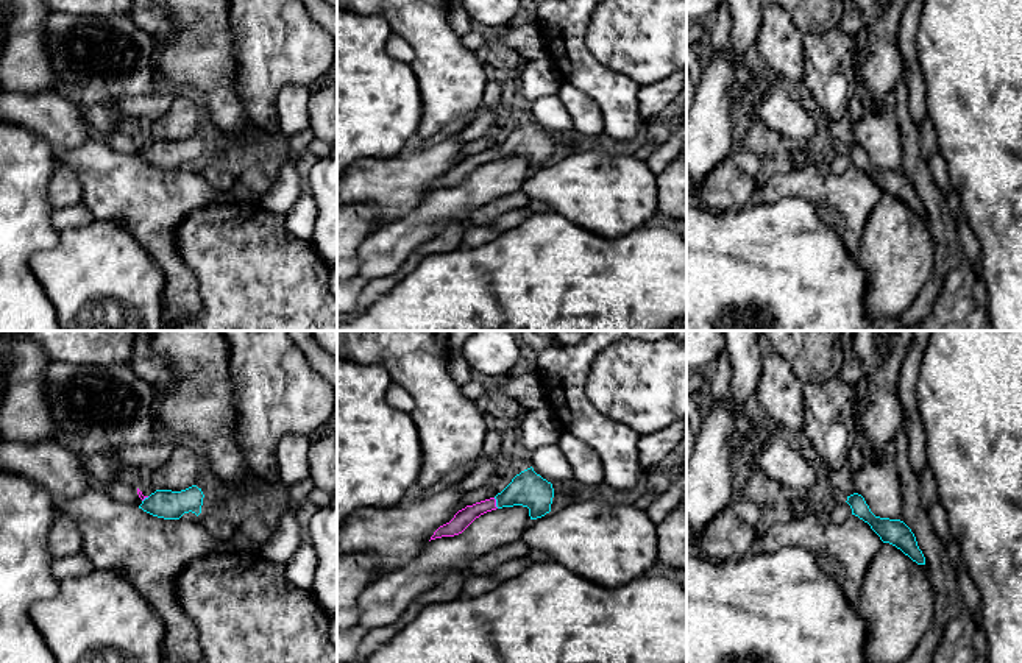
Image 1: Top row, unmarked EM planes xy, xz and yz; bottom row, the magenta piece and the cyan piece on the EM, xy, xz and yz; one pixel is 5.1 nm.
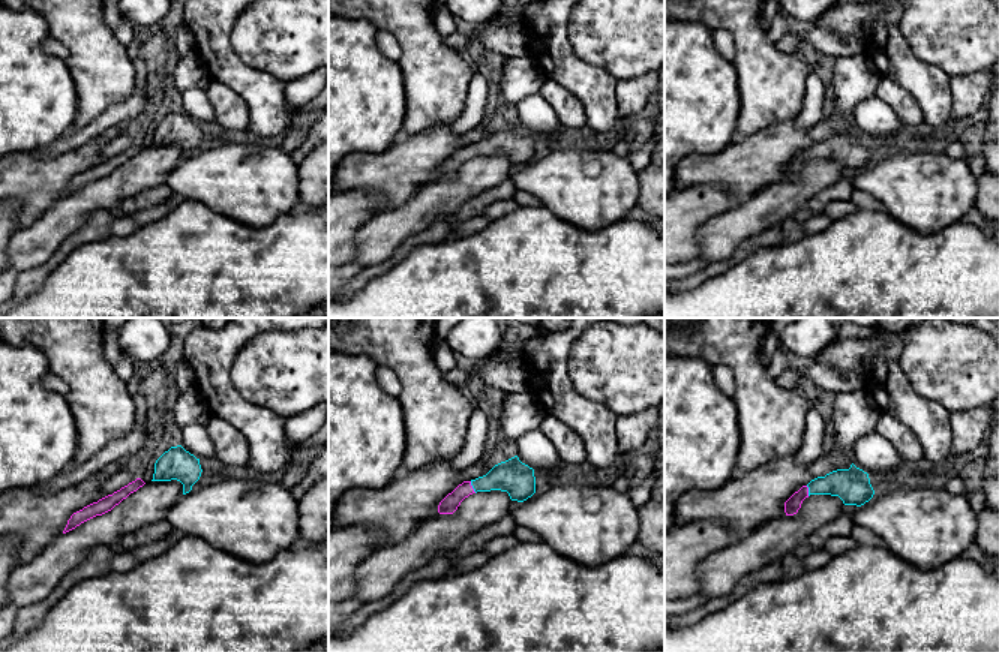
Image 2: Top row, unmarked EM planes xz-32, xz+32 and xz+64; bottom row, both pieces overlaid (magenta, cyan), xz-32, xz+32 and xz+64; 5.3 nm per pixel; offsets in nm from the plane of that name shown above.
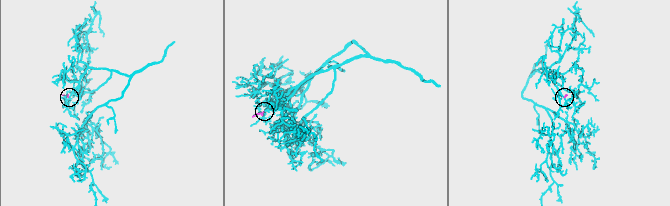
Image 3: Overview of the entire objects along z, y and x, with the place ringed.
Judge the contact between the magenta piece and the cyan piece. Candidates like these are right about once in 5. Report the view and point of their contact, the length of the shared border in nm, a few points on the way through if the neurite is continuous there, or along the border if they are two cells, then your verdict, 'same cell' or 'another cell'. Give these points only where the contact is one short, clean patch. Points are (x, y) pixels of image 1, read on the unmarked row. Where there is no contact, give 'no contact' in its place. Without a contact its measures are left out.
meets magenta in xz at (495, 153); contact 60 nm long; runs through xz (465, 167), (495, 153), (528, 139); same cell

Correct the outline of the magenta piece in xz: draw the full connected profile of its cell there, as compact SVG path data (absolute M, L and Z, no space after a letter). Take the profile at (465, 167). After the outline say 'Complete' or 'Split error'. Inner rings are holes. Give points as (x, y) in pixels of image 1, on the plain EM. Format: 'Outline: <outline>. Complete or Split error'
Outline: M531 117L516 125L495 148L459 161L449 173L434 183L431 190L459 186L481 165L502 158L523 156L529 159L531 170L541 168L551 162L552 148L552 134L537 125Z. Split error

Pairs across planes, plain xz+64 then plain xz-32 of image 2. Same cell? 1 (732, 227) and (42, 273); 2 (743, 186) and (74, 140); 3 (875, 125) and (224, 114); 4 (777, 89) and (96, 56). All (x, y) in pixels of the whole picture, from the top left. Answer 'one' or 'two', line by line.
1: two
2: two
3: two
4: one

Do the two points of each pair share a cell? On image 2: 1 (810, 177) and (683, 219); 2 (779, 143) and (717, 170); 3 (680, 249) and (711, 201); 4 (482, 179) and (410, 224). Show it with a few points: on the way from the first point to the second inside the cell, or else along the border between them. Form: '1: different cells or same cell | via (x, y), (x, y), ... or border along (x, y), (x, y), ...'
1: different cells | border along (738, 204), (714, 215), (705, 224)
2: same cell | via (764, 155), (750, 165), (732, 168)
3: same cell | via (680, 237), (680, 233), (699, 213)
4: same cell | via (464, 186), (428, 206)

